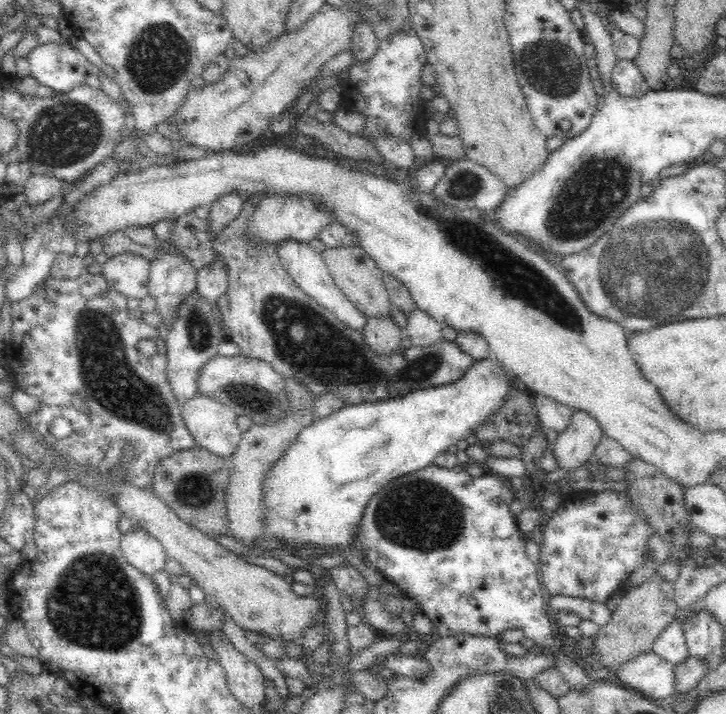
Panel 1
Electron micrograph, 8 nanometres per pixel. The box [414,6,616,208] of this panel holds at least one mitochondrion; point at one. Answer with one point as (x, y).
(550, 66)

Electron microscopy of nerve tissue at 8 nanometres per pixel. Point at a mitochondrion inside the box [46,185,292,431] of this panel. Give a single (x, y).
(249, 394)

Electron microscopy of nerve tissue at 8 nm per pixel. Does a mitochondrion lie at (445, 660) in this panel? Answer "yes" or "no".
no

